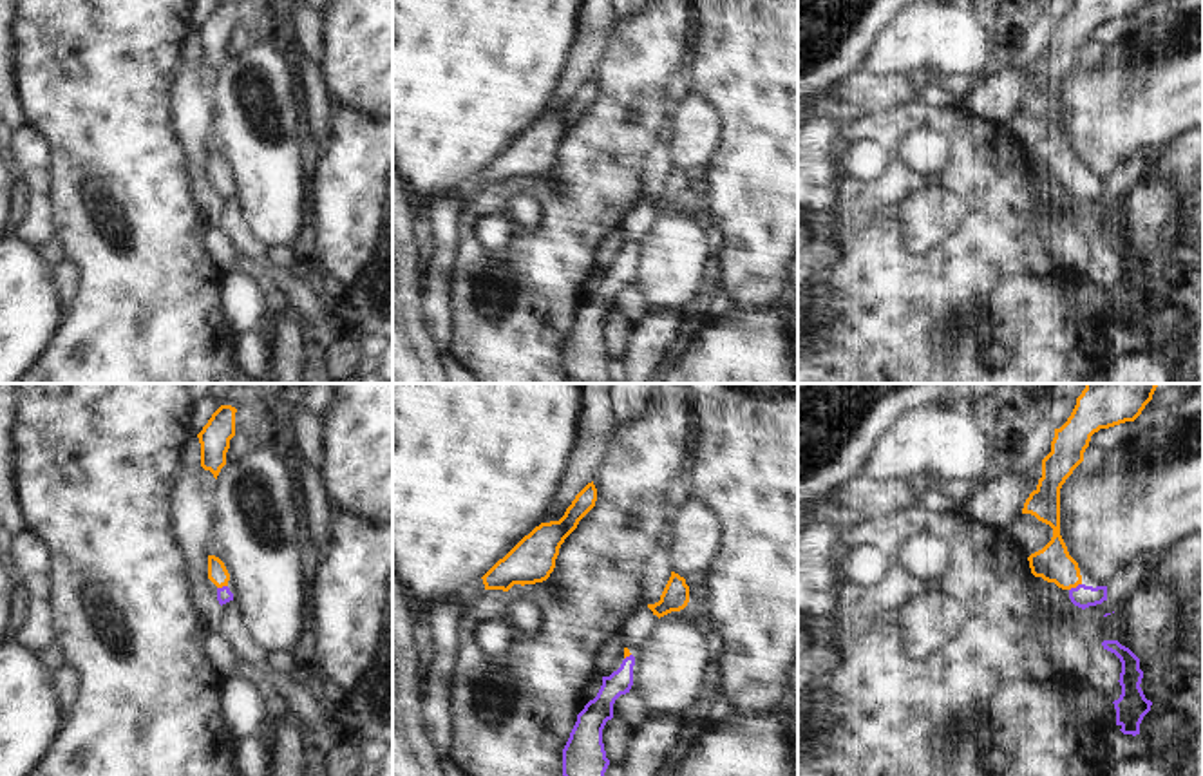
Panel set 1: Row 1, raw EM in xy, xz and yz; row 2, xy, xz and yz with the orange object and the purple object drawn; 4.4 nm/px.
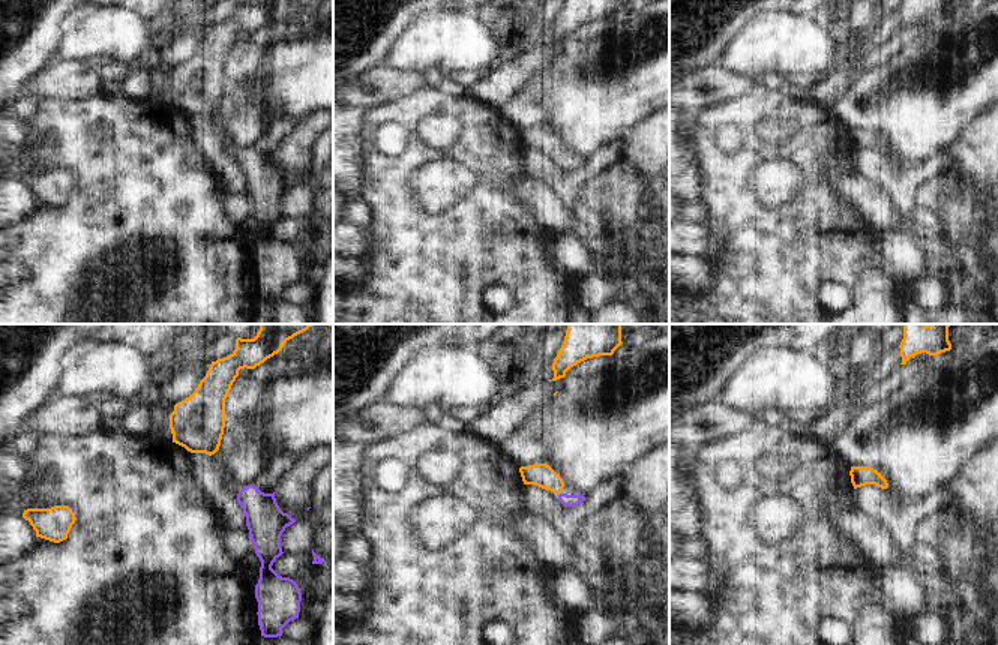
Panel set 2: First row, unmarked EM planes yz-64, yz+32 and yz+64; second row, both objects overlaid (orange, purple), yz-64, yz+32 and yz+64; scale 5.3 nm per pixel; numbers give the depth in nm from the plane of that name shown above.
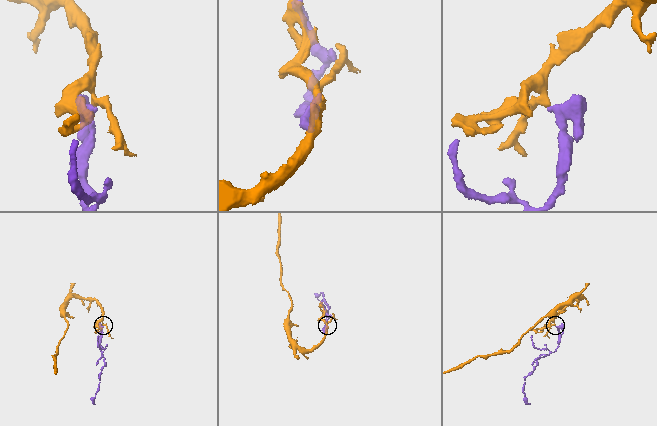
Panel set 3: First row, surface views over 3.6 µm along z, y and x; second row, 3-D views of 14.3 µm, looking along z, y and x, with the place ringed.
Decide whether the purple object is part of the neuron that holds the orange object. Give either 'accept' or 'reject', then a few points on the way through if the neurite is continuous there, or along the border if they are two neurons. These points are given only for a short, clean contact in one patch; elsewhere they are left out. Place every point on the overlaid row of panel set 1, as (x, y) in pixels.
accept | across yz (1053, 563), (1075, 586), (1082, 596)

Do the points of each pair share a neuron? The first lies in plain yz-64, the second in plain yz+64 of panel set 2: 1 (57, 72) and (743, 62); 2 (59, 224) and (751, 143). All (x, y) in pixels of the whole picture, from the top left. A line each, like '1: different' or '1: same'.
1: different
2: same

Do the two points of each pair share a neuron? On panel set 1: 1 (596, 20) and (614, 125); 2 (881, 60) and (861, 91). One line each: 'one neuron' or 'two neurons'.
1: two neurons
2: two neurons

